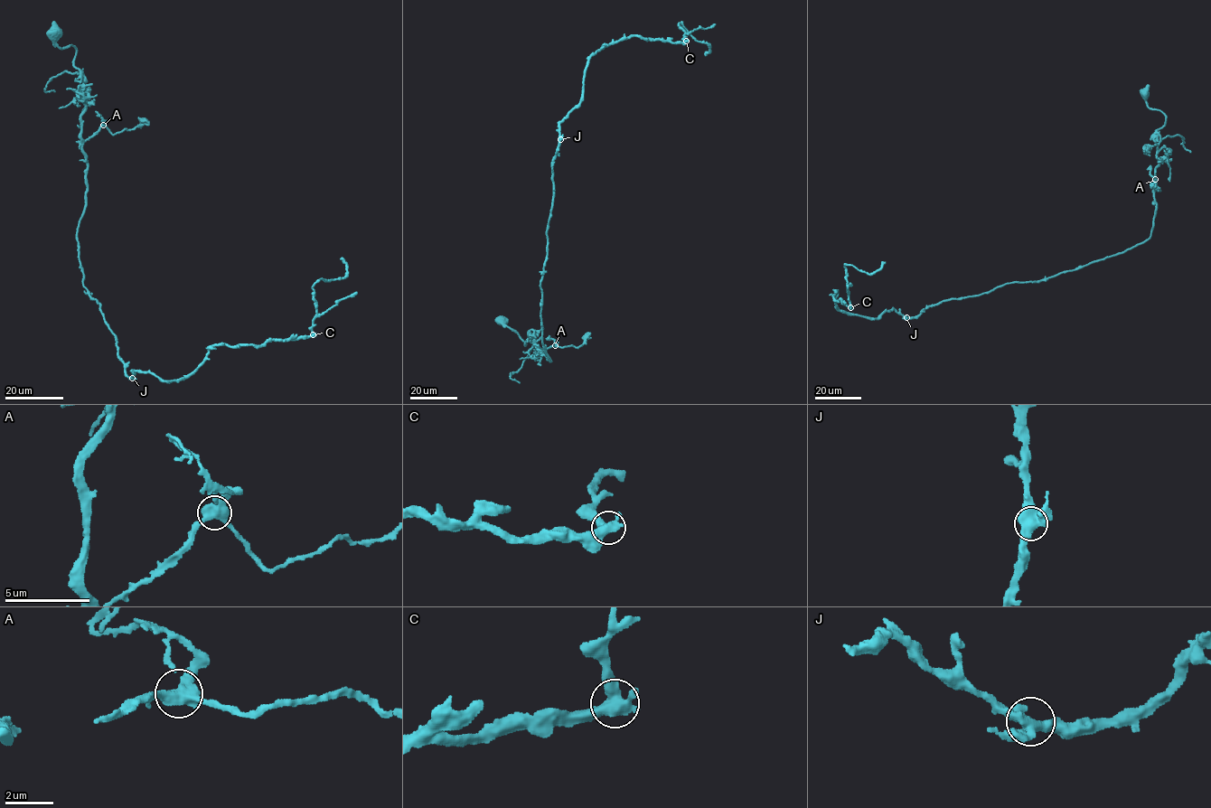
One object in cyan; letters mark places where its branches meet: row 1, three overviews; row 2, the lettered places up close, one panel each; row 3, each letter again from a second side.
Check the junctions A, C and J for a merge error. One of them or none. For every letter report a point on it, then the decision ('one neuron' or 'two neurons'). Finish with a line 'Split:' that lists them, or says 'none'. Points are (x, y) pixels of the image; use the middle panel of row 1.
A: place (555, 345); one neuron
C: place (686, 41); one neuron
J: place (560, 139); one neuron
Split: none

